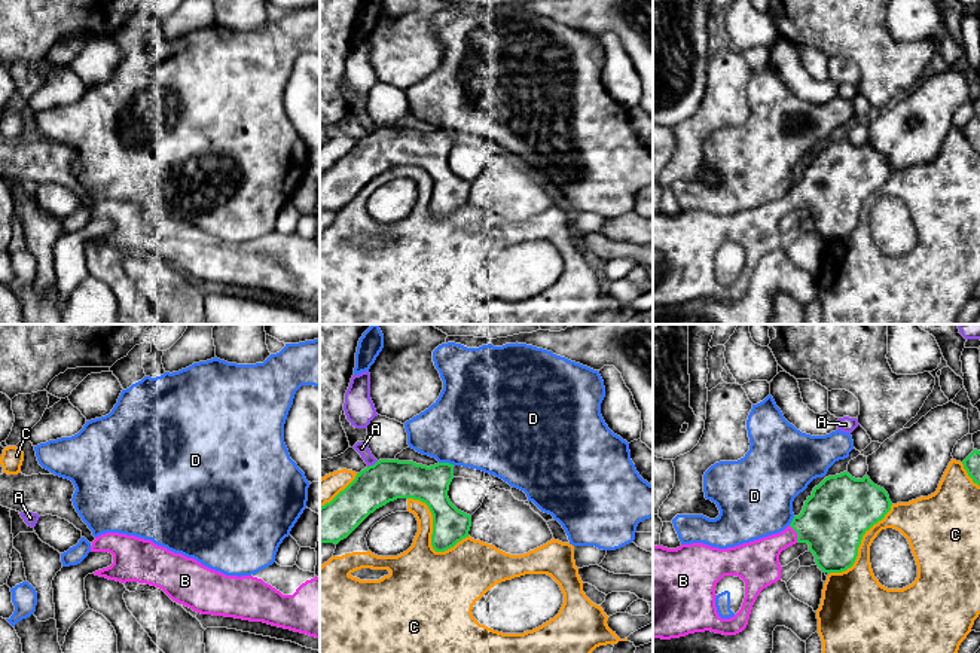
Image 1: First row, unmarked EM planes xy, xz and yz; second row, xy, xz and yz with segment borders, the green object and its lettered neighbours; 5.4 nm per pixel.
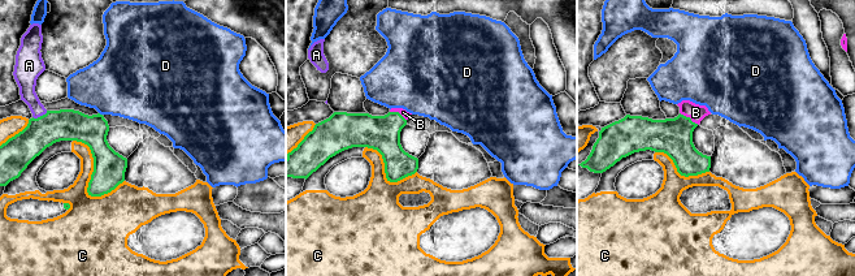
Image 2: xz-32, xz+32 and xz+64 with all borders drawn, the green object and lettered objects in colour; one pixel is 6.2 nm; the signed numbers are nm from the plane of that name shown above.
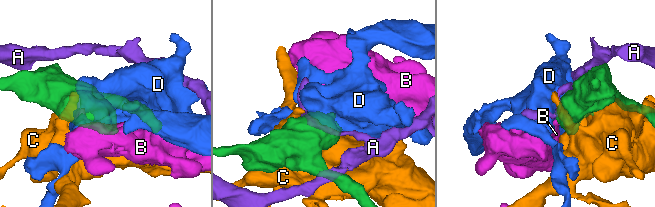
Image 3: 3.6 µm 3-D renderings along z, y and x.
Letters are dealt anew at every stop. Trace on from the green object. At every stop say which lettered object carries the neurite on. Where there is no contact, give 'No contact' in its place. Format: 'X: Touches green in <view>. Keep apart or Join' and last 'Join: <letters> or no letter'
A: Touches green in xz. Keep apart
B: Touches green in yz. Join
C: Touches green in xz. Keep apart
D: Touches green in xz. Keep apart
Join: B

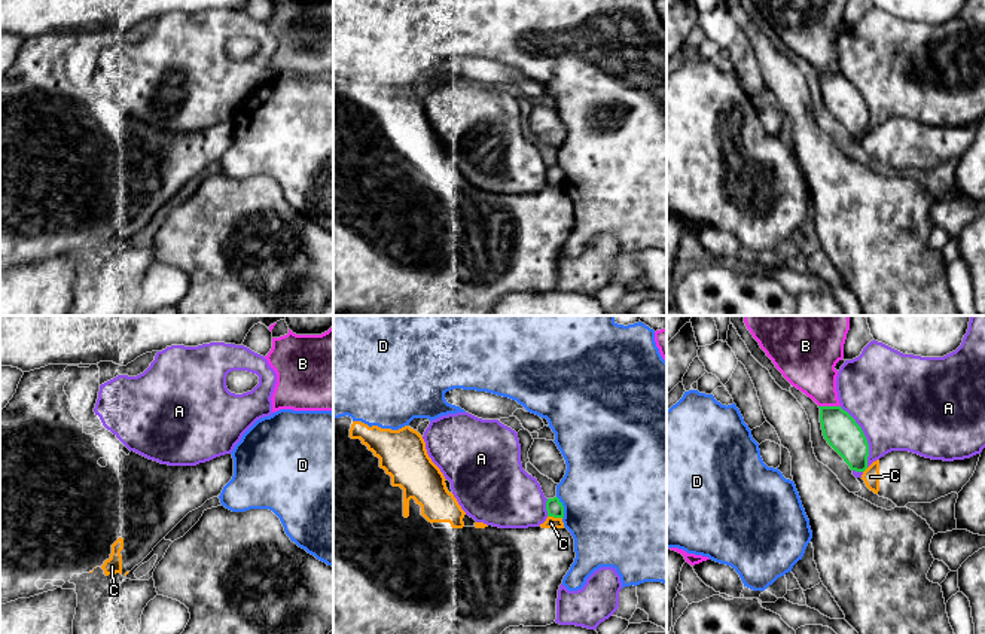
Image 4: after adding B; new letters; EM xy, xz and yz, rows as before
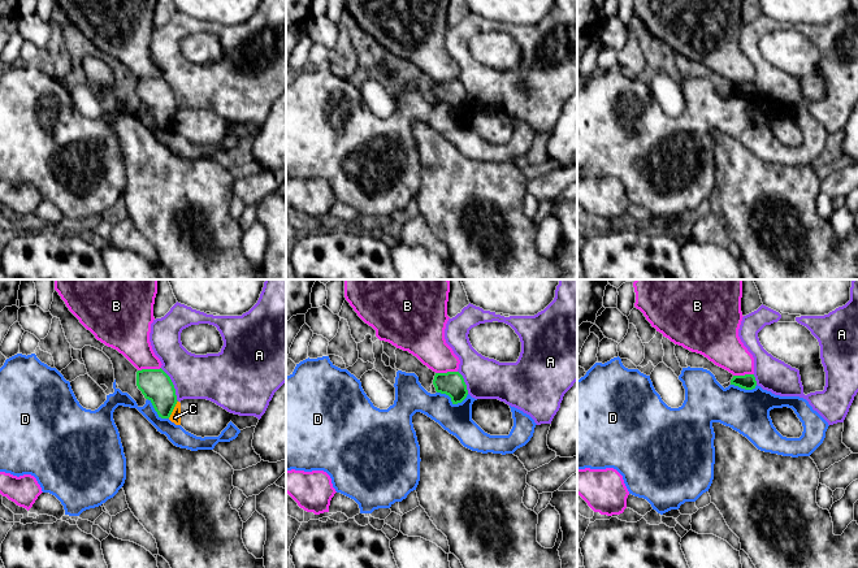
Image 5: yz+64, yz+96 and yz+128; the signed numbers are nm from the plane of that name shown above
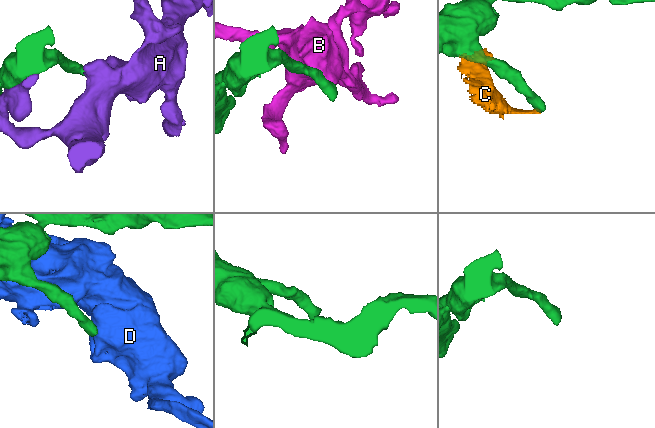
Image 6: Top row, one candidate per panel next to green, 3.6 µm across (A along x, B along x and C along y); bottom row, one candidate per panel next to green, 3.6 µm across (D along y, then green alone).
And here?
A: Touches green in yz. Keep apart
B: Touches green in yz. Keep apart
C: Touches green in xz. Keep apart
D: Touches green in xz. Keep apart
Join: no letter

